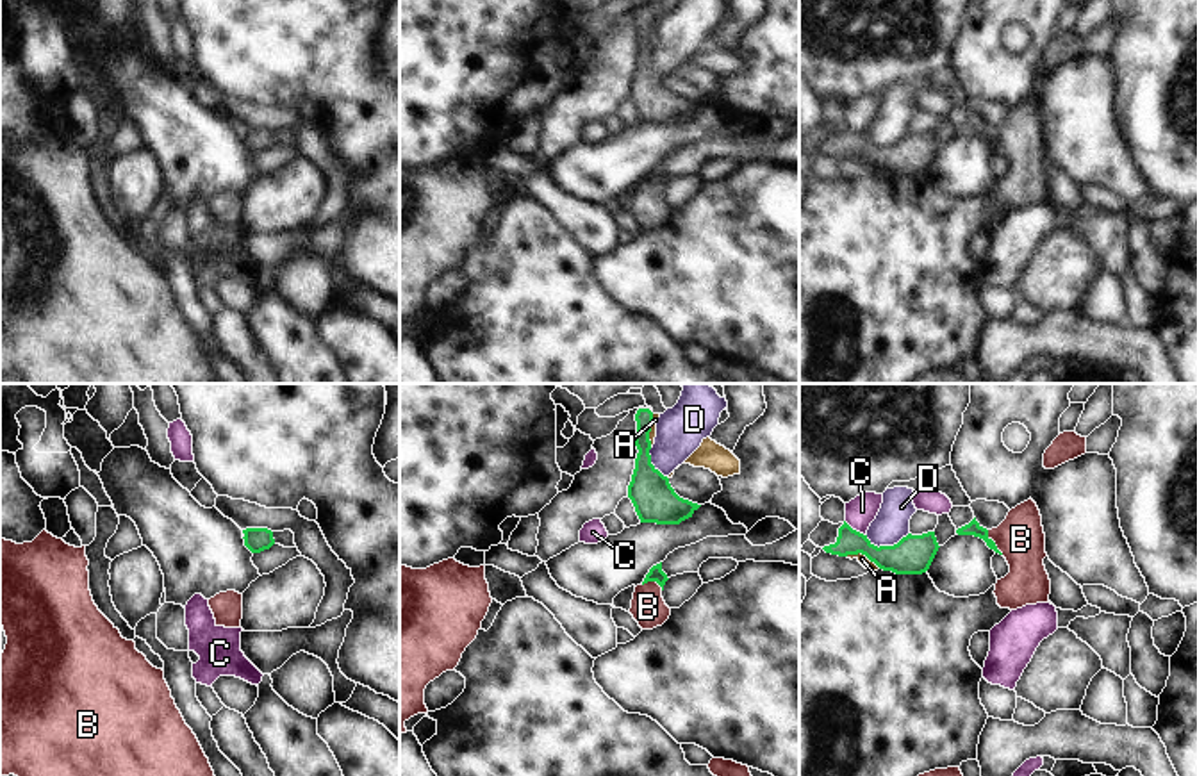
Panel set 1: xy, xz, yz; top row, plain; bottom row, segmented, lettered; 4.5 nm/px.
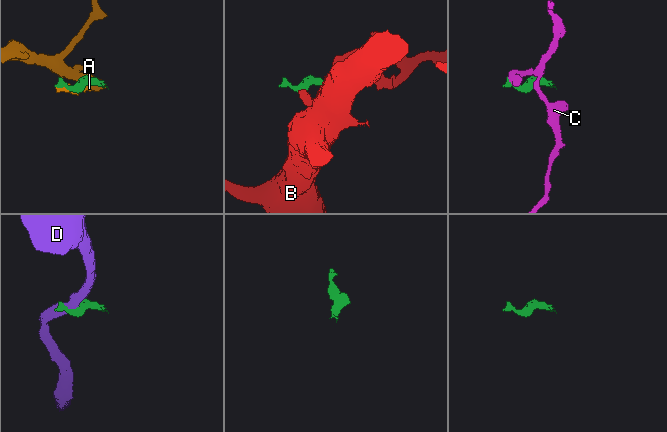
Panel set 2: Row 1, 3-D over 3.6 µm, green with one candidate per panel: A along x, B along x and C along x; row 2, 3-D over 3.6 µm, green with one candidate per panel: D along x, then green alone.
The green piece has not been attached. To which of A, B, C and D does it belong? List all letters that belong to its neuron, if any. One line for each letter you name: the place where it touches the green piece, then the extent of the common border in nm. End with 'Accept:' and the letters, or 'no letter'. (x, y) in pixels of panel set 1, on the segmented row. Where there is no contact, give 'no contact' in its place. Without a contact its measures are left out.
B: contact yz (994, 543); length 130 nm
Accept: B

